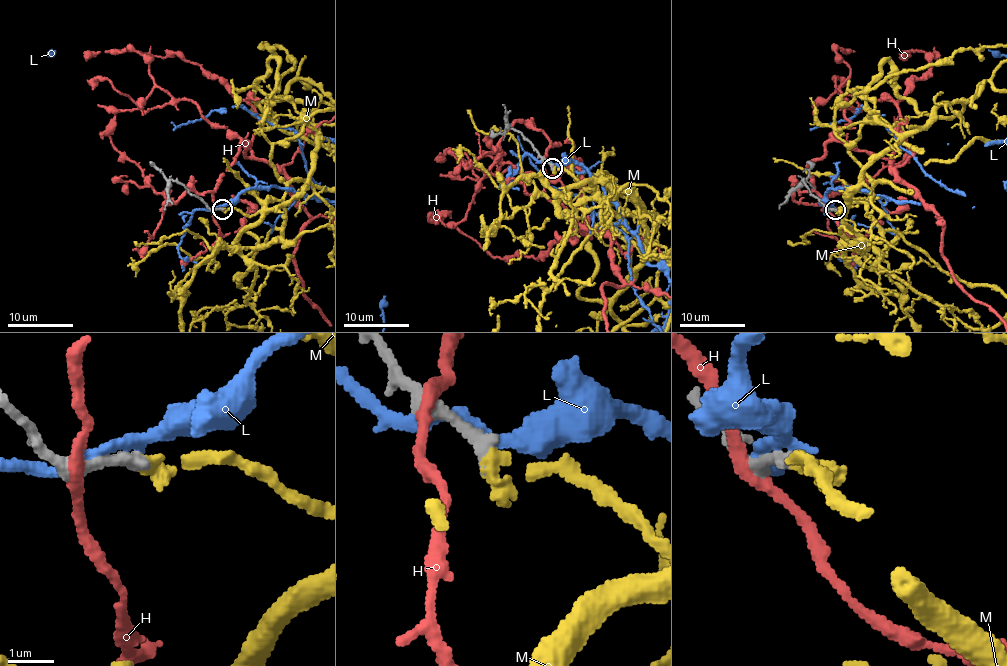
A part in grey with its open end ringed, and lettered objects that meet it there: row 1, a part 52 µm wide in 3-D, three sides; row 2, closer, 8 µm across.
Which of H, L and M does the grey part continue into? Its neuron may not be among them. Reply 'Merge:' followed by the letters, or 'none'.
Merge: M

